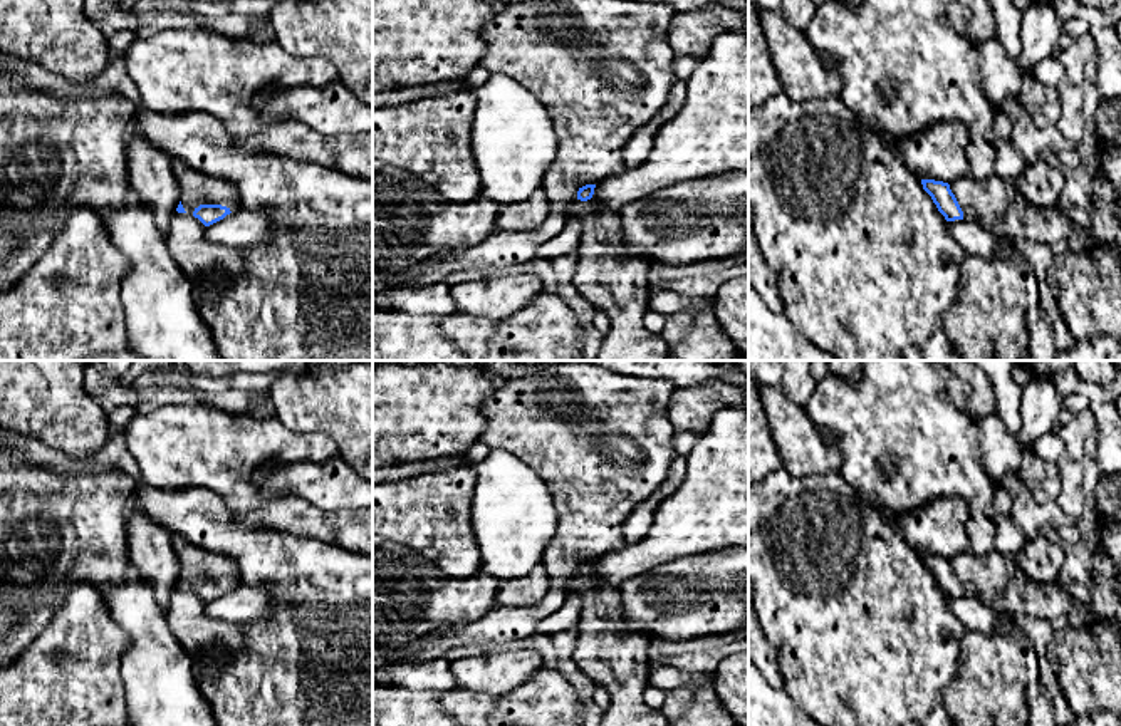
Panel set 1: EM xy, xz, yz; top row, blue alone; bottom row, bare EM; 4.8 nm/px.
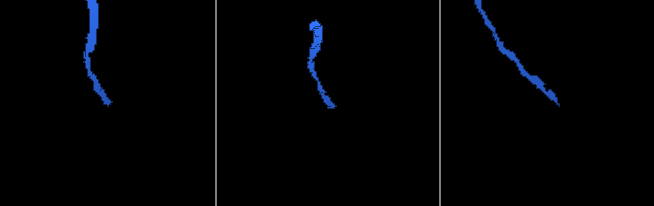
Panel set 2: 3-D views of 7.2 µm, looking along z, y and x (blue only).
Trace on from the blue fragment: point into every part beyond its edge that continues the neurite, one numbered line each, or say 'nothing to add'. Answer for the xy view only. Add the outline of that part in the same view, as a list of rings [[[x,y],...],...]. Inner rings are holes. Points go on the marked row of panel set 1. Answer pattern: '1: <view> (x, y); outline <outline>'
1: xy (197, 188); outline [[[173,161],[173,169],[180,186],[180,201],[186,213],[200,205],[222,205],[230,211],[240,206],[240,194],[232,183],[206,173],[198,173],[183,161]]]

